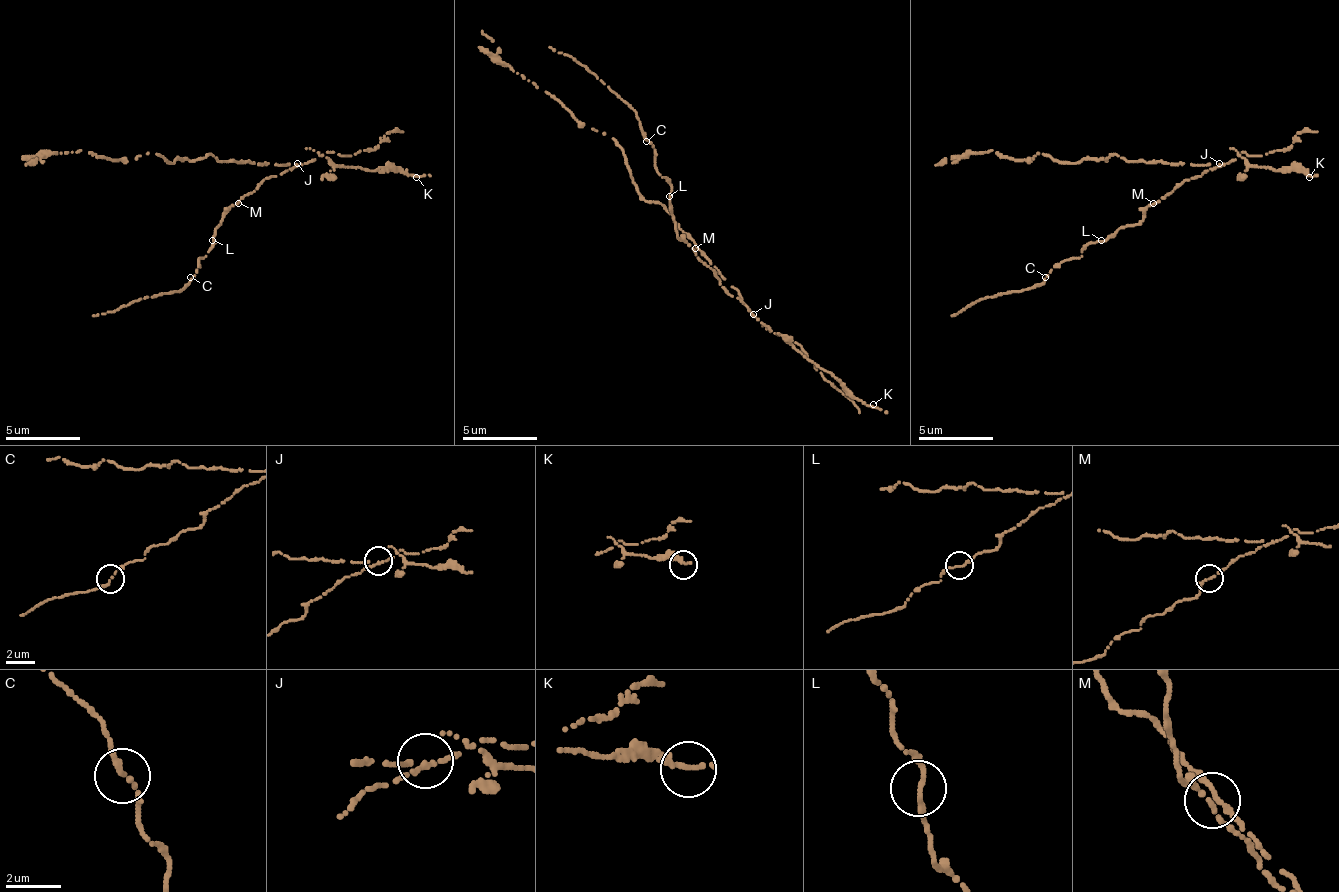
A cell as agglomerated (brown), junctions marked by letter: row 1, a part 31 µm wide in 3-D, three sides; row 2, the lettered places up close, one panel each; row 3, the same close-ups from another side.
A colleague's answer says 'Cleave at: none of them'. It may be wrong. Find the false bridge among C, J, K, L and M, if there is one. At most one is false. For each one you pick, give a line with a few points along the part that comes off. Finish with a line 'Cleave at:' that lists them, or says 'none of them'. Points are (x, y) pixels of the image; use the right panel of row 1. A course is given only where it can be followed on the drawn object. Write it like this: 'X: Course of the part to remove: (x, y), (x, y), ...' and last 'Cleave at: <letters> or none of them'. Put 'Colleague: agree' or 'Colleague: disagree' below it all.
Cleave at: none of them
Colleague: agree

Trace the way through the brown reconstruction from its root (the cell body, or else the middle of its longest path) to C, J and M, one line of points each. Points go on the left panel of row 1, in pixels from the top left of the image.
C: (279, 166), (286, 169), (268, 177), (219, 222), (212, 240), (216, 244), (197, 259), (197, 270), (190, 277)
J: (279, 166), (294, 166), (298, 162)
M: (279, 166), (286, 169), (275, 177), (268, 177), (238, 203)

